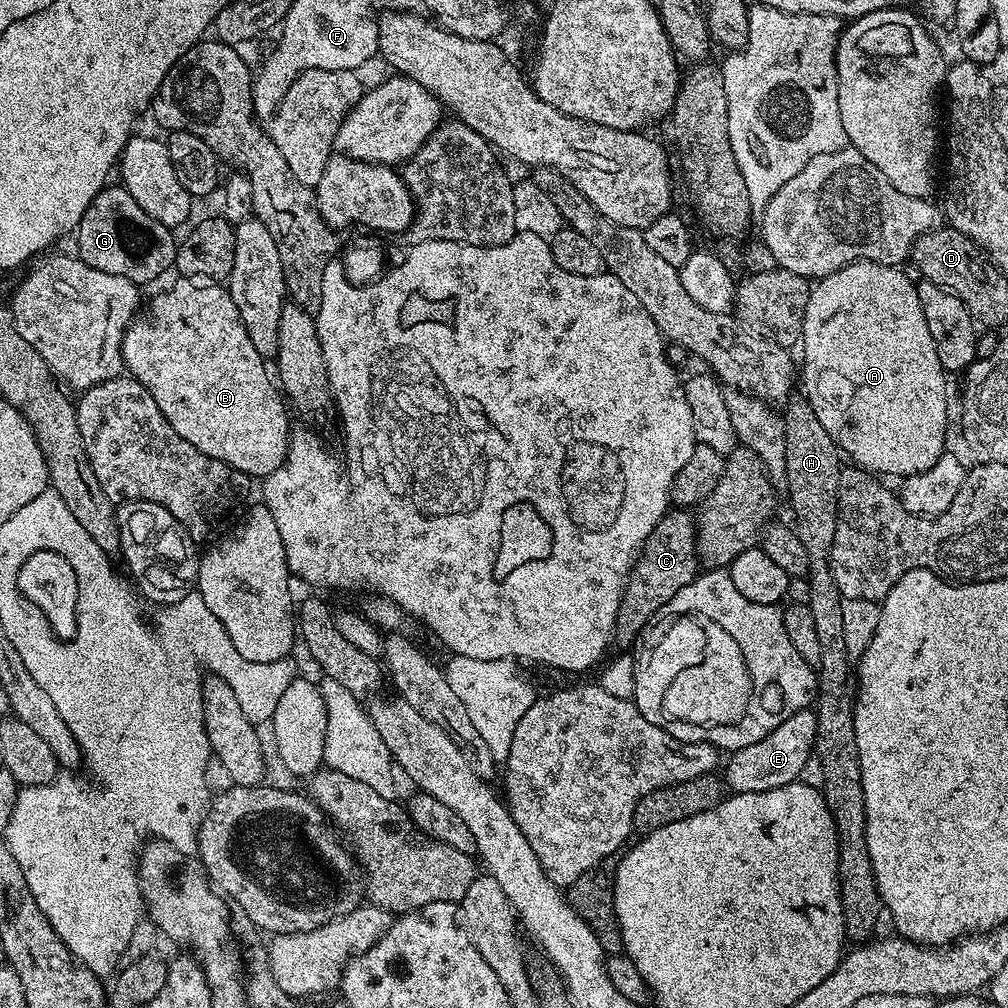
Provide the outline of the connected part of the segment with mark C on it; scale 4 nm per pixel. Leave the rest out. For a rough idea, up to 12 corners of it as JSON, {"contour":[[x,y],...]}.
{"contour":[[669,510],[640,547],[615,643],[632,646],[701,571],[696,522]]}

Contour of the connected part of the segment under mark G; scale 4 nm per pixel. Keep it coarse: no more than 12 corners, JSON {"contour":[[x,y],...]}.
{"contour":[[123,186],[74,232],[78,256],[145,286],[175,265],[173,229]]}

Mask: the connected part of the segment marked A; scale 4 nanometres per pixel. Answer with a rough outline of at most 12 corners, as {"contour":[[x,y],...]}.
{"contour":[[819,277],[804,392],[853,465],[945,455],[948,384],[914,280]]}

